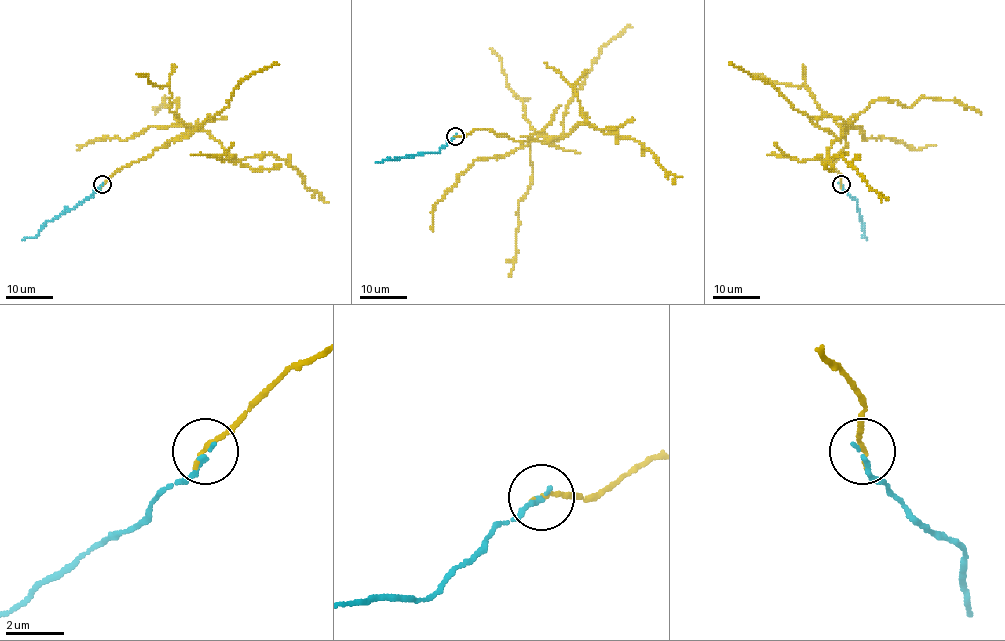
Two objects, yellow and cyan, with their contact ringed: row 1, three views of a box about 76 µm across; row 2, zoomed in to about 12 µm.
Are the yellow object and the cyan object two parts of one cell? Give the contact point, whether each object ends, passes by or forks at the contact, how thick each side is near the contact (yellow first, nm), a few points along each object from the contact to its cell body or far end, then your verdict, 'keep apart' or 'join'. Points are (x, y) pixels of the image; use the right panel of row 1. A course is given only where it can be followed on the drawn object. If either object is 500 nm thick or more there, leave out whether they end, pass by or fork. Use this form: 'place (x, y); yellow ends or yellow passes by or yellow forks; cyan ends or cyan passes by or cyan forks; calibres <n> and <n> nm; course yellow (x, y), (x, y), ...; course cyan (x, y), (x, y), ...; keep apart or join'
place (841, 184); yellow ends; cyan ends; calibres 180 and 170 nm; course yellow (841, 185), (834, 161), (846, 145), (842, 128), (842, 134), (827, 150), (828, 157), (841, 154), (881, 201); course cyan (841, 185), (858, 201), (864, 237), (867, 240); keep apart

